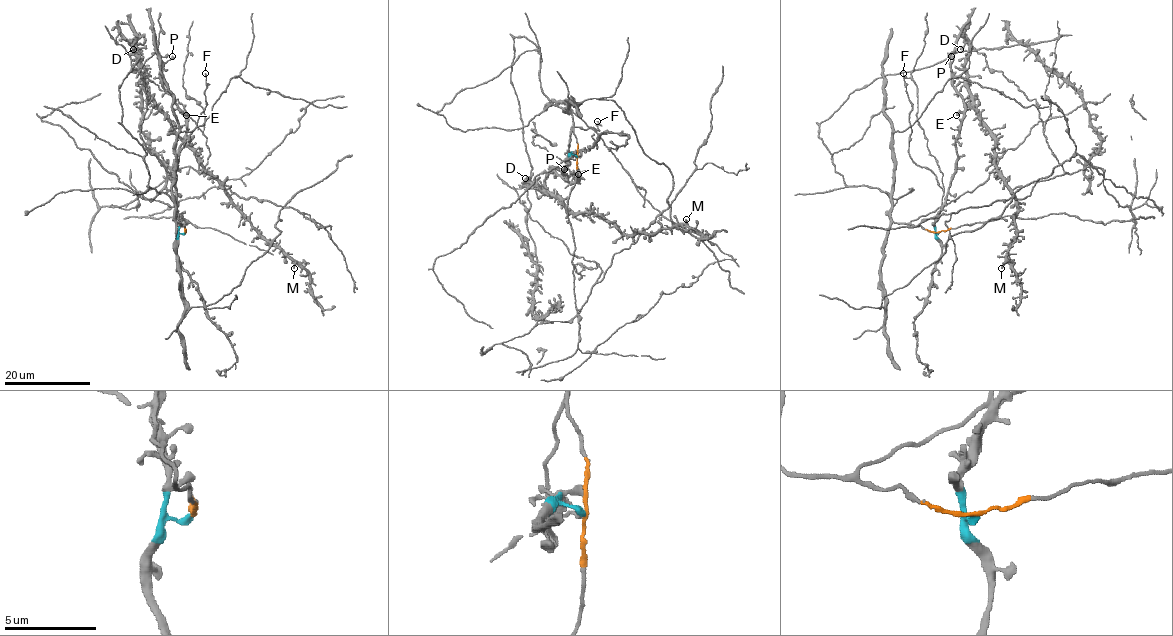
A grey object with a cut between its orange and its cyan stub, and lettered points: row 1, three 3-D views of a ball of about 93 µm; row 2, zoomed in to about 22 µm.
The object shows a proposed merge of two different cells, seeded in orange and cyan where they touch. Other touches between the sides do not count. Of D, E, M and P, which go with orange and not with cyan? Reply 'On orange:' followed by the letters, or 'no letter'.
On orange: D, M

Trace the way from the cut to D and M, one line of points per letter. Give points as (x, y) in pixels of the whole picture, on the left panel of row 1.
D: (185, 232), (175, 202), (148, 185), (145, 151), (122, 124), (118, 88), (138, 61), (135, 43), (134, 49)
M: (185, 232), (175, 202), (148, 185), (145, 151), (122, 124), (118, 88), (137, 51), (146, 97), (293, 268)

